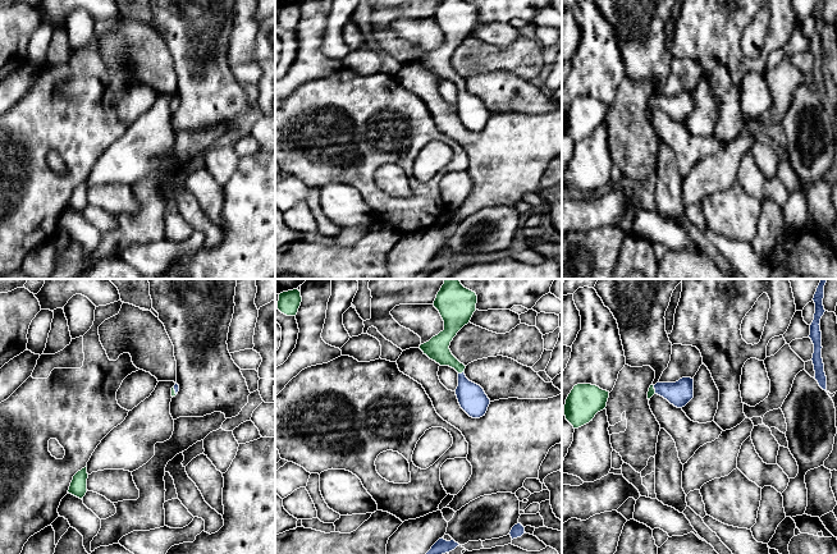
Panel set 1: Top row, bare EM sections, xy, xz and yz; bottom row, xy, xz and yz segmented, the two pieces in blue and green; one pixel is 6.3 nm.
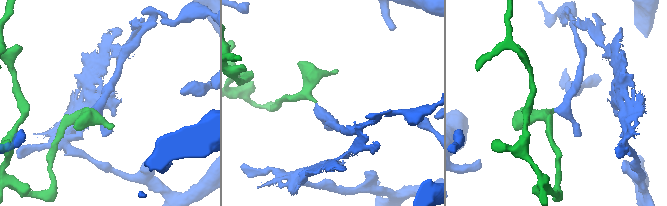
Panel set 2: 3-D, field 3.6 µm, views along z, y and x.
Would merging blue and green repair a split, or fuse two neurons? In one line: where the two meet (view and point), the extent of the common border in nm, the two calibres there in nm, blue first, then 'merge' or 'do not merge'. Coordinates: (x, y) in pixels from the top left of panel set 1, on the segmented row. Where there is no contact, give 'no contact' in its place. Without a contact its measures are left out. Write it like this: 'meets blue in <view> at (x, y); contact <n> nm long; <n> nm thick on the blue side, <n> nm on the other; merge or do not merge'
meets blue in xz at (462, 372); contact 40 nm long; 180 nm thick on the blue side, 150 nm on the other; merge

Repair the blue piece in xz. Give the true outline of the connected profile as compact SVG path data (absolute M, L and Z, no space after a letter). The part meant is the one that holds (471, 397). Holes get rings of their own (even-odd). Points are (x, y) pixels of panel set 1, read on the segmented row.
M445 279L433 303L444 321L444 330L418 347L430 360L458 372L456 395L461 408L472 418L485 416L490 399L480 385L466 377L466 366L452 354L449 345L457 333L470 322L476 303L476 293L465 288L459 279Z

